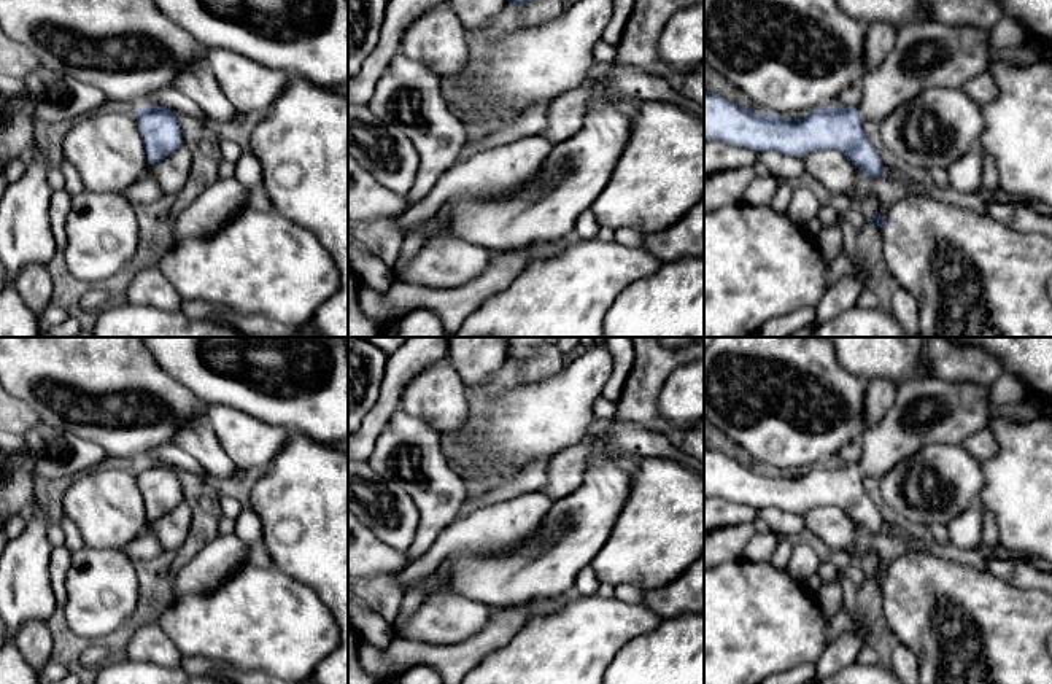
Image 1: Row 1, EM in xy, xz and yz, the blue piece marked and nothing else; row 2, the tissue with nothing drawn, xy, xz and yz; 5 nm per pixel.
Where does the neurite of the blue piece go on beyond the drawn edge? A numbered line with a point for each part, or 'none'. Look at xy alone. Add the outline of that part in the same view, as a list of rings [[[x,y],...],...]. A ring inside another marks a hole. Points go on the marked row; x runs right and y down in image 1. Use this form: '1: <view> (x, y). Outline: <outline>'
none

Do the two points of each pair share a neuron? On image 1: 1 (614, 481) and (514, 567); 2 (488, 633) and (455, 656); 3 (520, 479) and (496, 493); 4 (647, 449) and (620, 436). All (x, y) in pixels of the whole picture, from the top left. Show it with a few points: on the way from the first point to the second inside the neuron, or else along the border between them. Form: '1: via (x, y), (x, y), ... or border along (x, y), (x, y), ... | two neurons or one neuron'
1: via (591, 509), (579, 528), (542, 565) | one neuron
2: via (480, 641), (463, 656) | one neuron
3: via (514, 485), (502, 492) | one neuron
4: via (641, 443), (626, 438) | one neuron

